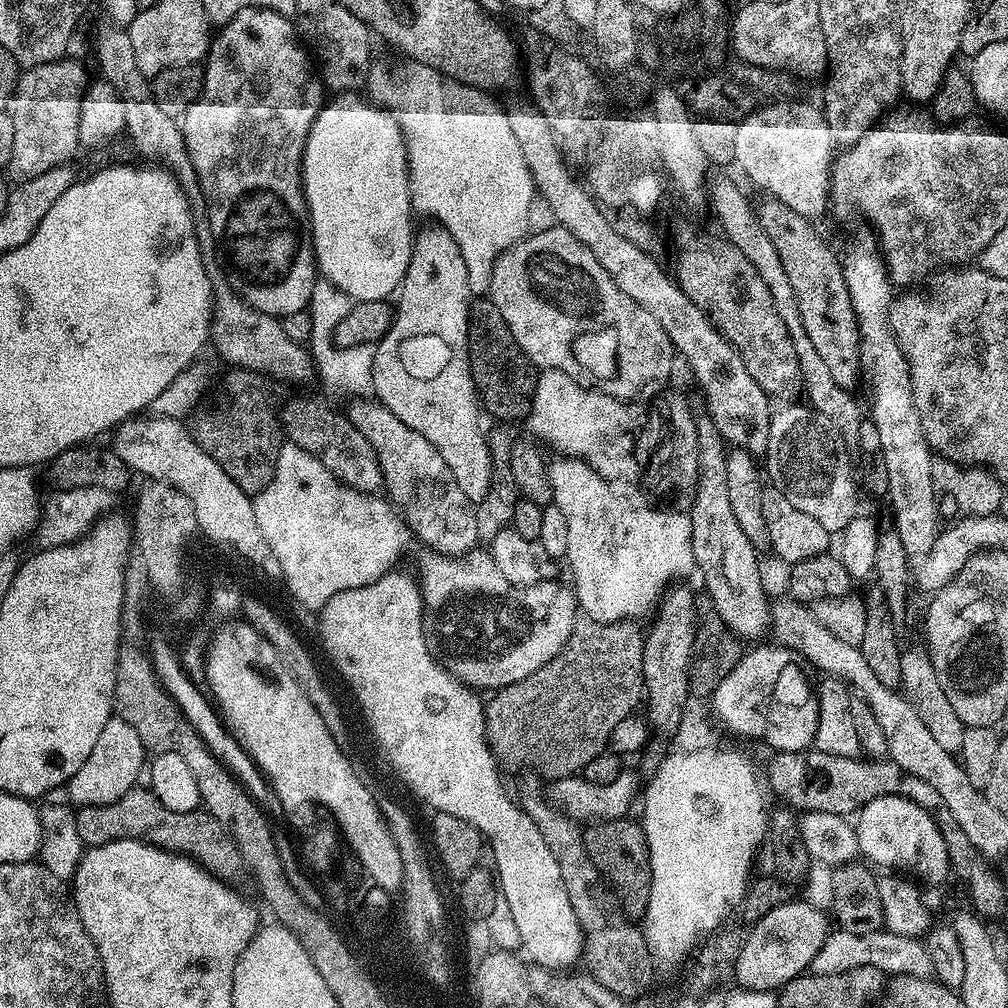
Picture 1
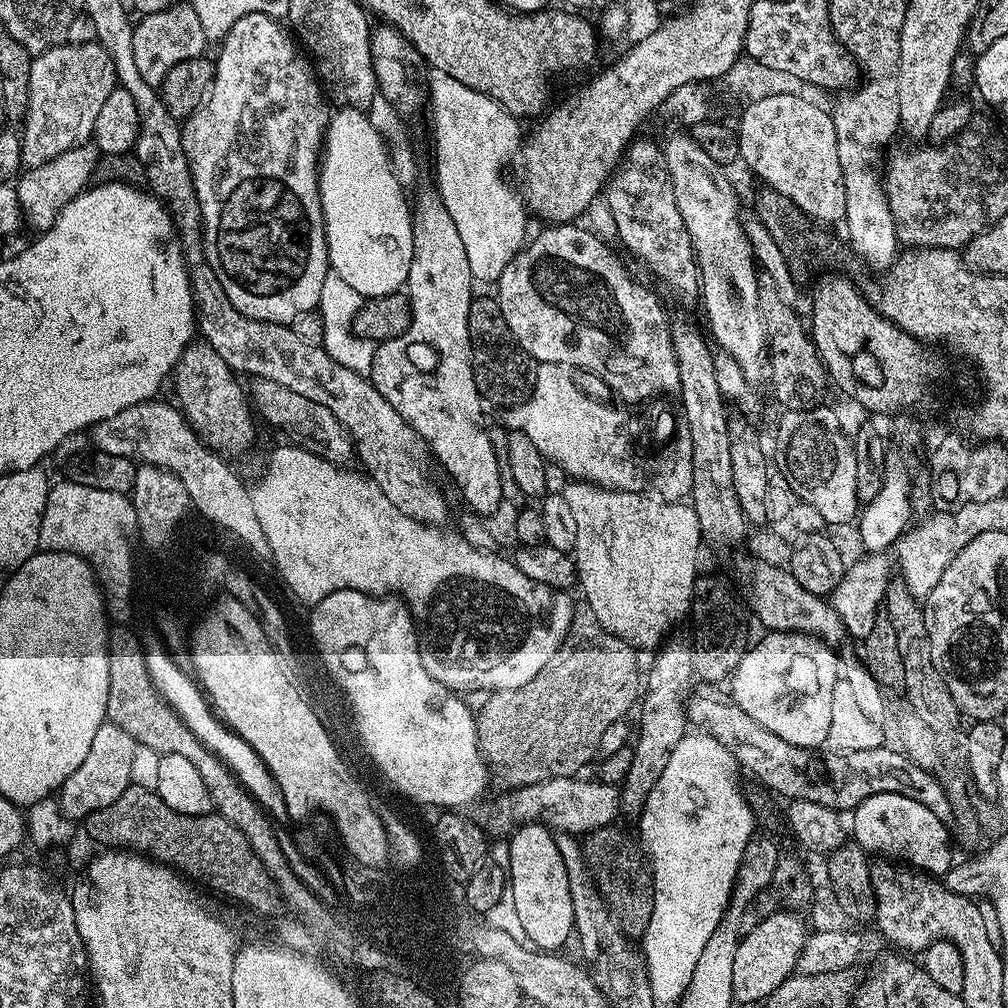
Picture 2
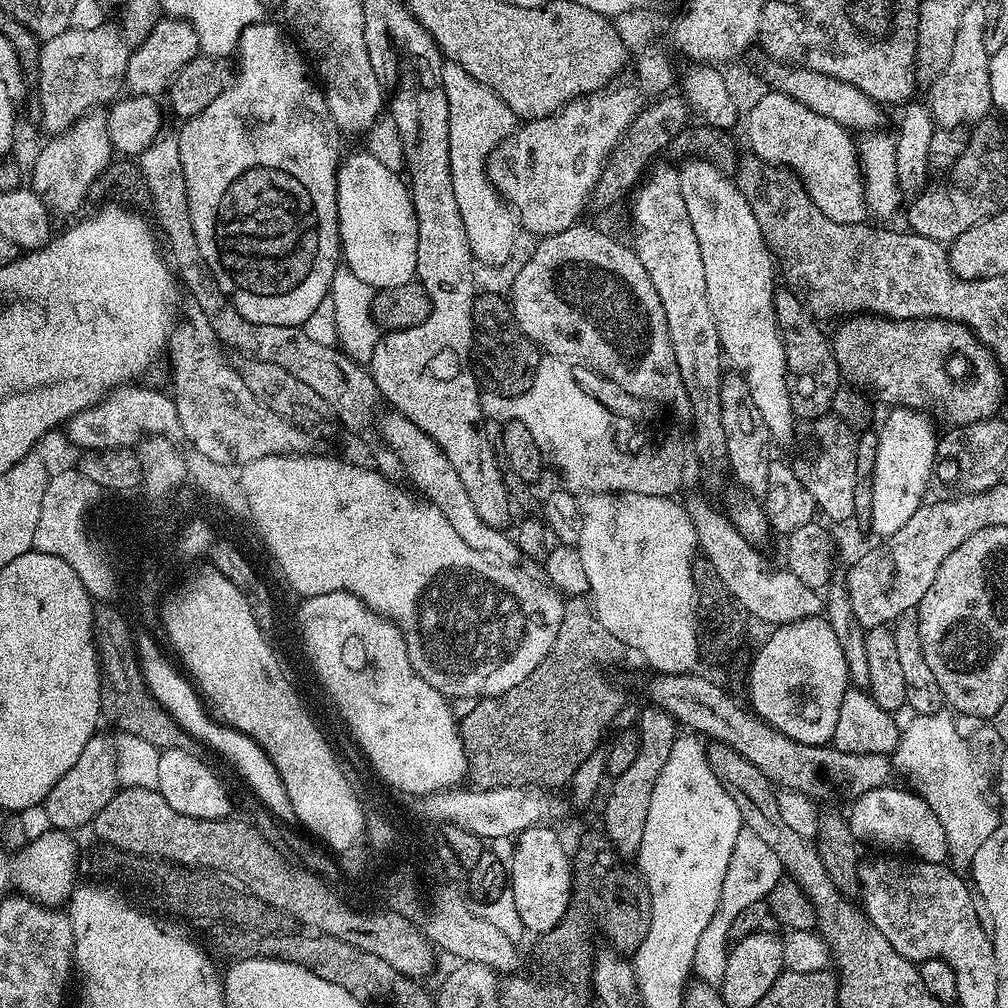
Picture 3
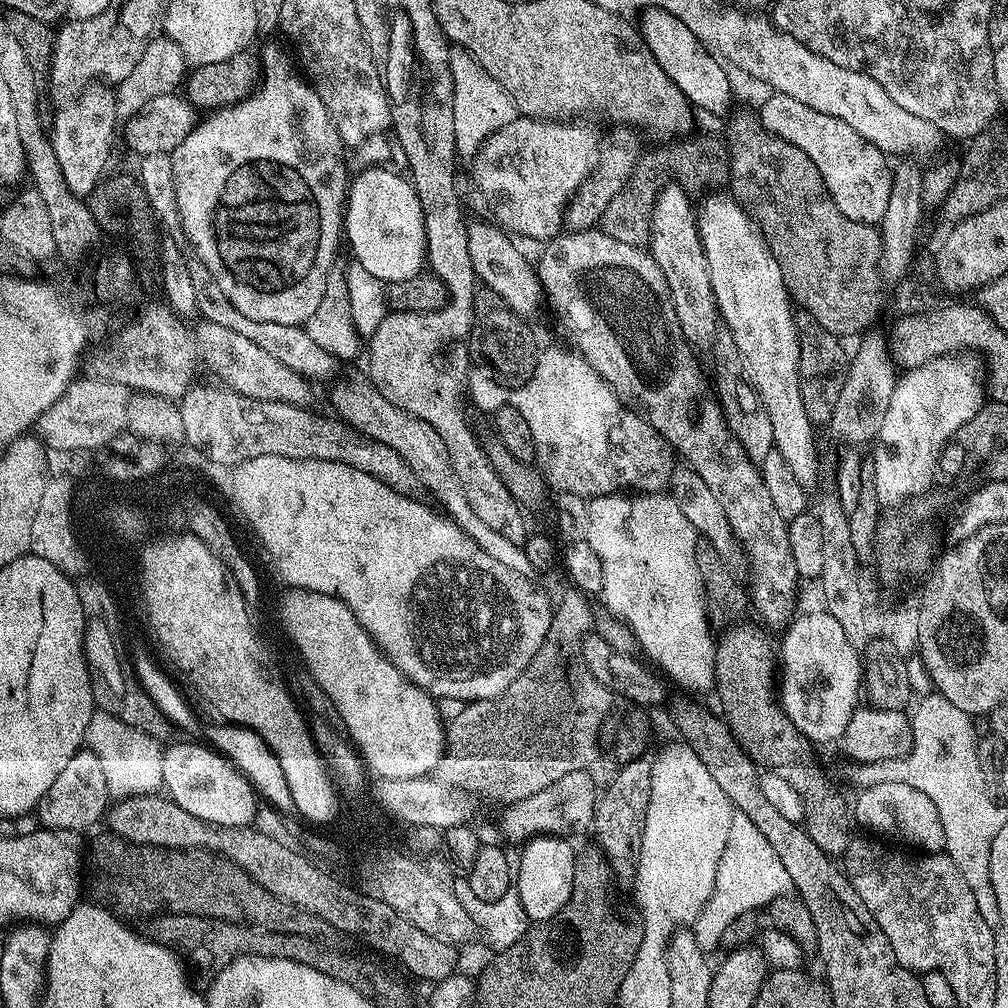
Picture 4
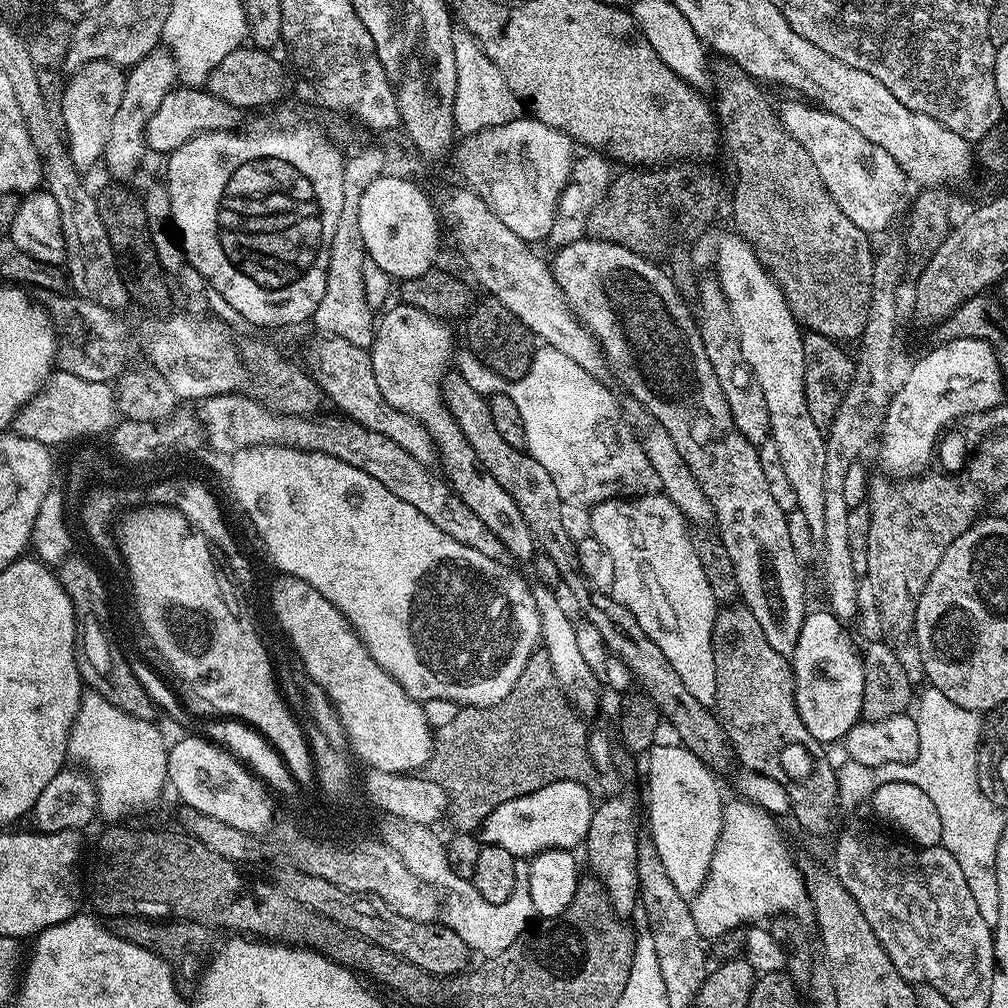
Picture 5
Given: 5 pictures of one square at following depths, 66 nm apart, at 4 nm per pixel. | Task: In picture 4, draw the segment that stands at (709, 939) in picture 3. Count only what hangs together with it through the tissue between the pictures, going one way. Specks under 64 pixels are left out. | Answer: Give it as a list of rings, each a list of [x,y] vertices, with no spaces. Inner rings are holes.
[[[733,811],[726,848],[722,850],[714,878],[713,892],[694,923],[698,946],[703,950],[719,949],[722,934],[726,926],[734,922],[734,918],[759,913],[759,908],[760,911],[767,909],[775,900],[787,897],[793,888],[786,866],[782,866],[776,856],[776,848],[764,840],[762,830],[758,830],[758,826],[746,814]]]

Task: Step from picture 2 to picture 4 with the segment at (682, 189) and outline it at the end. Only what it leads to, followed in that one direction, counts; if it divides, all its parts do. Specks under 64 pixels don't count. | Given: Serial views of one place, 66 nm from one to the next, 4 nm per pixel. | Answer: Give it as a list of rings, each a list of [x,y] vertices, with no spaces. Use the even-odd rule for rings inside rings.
[[[731,195],[712,196],[701,208],[698,208],[698,225],[700,241],[703,244],[704,257],[708,260],[708,273],[712,283],[712,293],[716,299],[718,316],[728,323],[727,331],[731,333],[734,343],[743,360],[745,373],[752,385],[760,394],[760,400],[766,406],[770,416],[770,426],[774,426],[774,447],[786,458],[794,478],[805,490],[811,490],[820,476],[820,458],[816,450],[817,429],[806,418],[802,406],[802,394],[799,392],[799,339],[797,321],[790,310],[790,299],[783,284],[779,264],[771,256],[764,239],[757,232],[752,221],[738,201]]]

